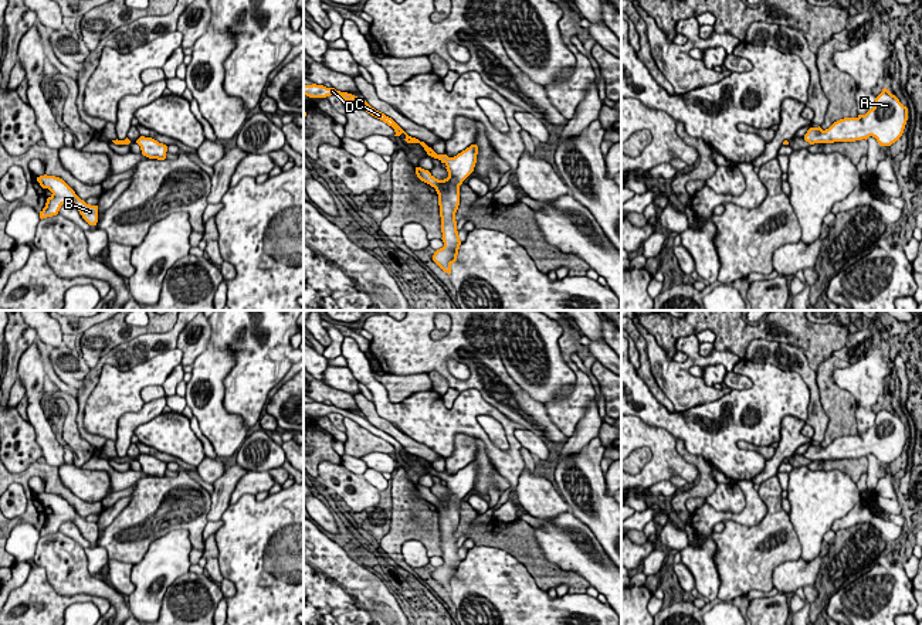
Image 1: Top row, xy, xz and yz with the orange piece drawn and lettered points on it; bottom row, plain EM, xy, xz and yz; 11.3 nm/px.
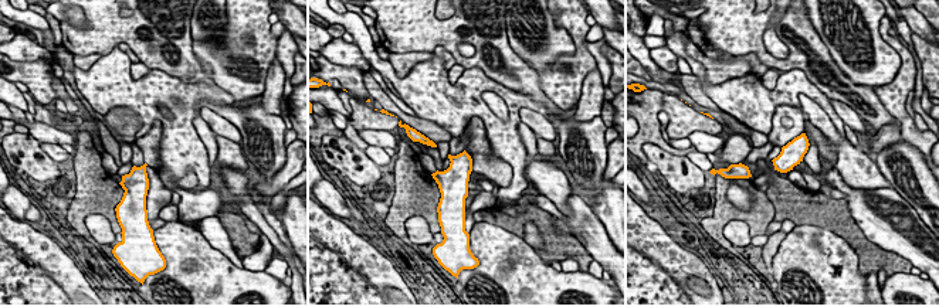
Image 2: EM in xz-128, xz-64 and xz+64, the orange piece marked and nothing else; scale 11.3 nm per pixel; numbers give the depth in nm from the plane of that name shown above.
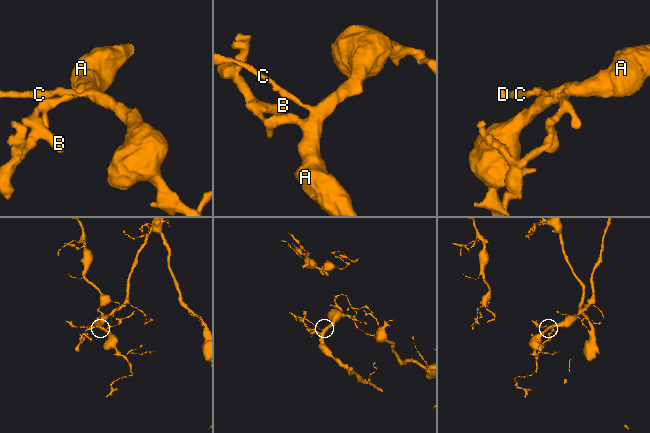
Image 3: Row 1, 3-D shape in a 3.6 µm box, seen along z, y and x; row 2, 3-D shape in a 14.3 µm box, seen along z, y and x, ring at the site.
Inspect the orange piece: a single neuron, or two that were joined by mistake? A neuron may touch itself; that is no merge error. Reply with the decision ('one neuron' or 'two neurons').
two neurons

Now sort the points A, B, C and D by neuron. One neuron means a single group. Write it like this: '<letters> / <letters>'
A B / C D

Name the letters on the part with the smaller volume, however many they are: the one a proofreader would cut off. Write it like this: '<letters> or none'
C, D

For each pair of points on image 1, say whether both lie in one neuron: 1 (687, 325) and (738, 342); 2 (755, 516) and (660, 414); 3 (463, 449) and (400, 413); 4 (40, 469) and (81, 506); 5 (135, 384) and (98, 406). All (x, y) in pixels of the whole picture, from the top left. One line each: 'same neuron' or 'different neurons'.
1: same neuron
2: different neurons
3: different neurons
4: same neuron
5: same neuron

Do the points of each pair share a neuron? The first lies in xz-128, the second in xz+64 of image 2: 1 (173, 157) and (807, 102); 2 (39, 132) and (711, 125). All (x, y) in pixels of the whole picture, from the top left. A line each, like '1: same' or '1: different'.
1: different
2: different

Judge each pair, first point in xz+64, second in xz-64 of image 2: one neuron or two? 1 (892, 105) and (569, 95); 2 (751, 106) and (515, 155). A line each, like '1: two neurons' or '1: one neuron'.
1: one neuron
2: one neuron

